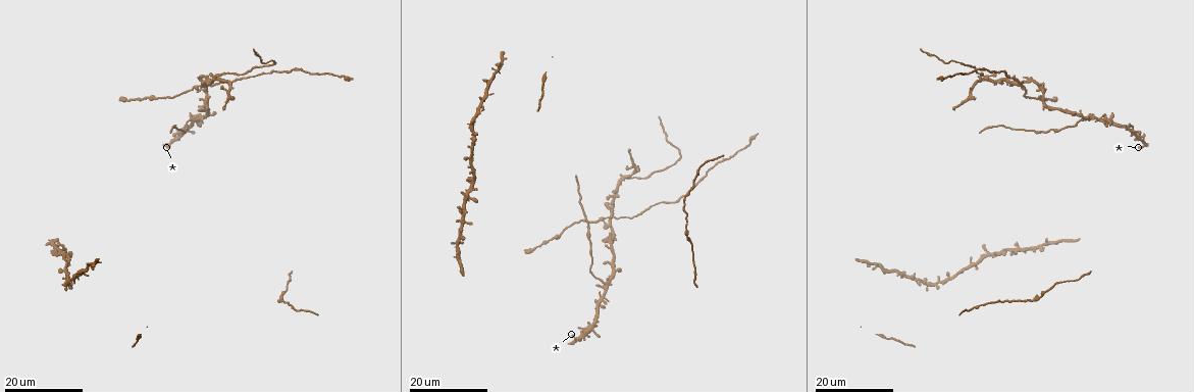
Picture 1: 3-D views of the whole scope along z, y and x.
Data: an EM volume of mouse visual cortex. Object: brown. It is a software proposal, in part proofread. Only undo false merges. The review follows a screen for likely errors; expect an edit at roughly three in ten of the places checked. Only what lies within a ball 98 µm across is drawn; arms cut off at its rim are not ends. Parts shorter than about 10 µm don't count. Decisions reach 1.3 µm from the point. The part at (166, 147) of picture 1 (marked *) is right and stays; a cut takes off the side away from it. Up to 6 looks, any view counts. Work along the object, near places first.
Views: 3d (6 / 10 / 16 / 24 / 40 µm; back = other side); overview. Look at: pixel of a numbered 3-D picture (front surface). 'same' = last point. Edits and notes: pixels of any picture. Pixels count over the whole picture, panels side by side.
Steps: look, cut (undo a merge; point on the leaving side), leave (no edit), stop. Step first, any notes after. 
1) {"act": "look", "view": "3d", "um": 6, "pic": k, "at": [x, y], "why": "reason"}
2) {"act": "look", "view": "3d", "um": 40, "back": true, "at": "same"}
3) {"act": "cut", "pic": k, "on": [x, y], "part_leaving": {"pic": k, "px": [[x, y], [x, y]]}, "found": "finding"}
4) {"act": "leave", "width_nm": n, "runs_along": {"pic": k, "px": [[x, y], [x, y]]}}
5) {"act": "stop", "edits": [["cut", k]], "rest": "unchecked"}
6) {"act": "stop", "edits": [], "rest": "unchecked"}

{"act": "look", "view": "3d", "um": 16, "pic": 1, "at": [610, 218], "why": "four arms meet"}

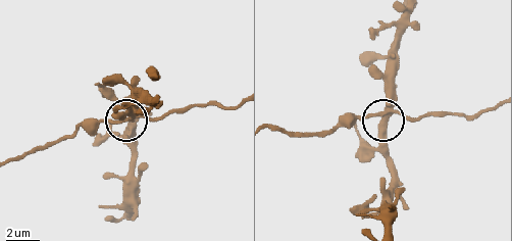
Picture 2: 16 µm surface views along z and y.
{"act": "look", "view": "3d", "um": 6, "pic": 2, "at": [382, 114]}

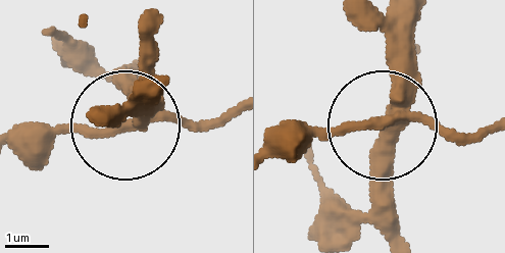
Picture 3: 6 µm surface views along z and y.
{"act": "cut", "pic": 3, "on": [206, 119], "width_nm": 250, "found": "two neurons meet here"}

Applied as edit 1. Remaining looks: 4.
{"act": "look", "view": "overview", "why": "see it whole again"}

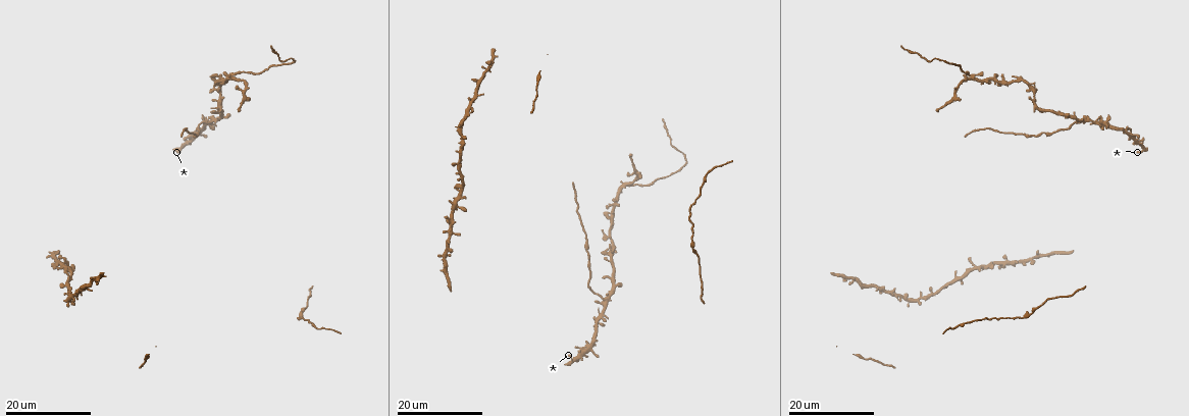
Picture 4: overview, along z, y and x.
{"act": "look", "view": "3d", "um": 16, "pic": 4, "at": [607, 297]}

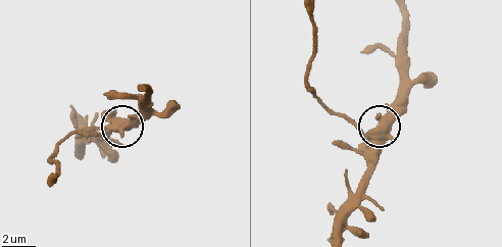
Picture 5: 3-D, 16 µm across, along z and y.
{"act": "look", "view": "3d", "um": 6, "pic": 5, "at": [114, 129], "why": "zoom in"}

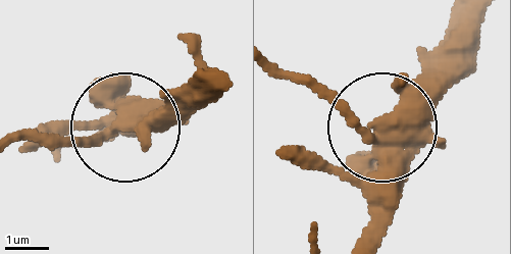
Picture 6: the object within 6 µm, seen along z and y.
{"act": "cut", "pic": 6, "on": [62, 140], "part_leaving": {"pic": 6, "px": [[105, 132], [21, 142]]}, "found": "two neurons meet here"}

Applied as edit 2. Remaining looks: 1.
{"act": "stop", "edits": [["cut", 3], ["cut", 6]], "rest": "unchecked"}

